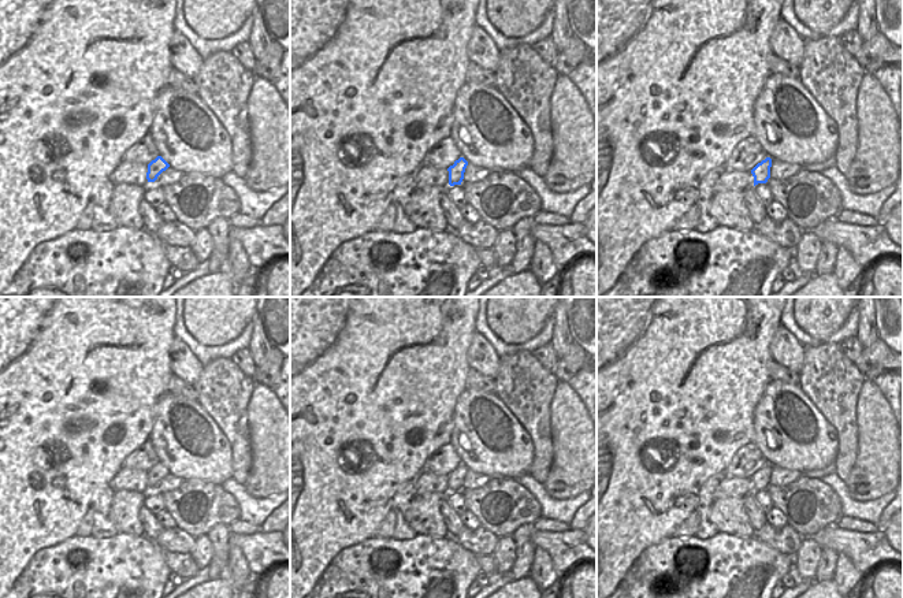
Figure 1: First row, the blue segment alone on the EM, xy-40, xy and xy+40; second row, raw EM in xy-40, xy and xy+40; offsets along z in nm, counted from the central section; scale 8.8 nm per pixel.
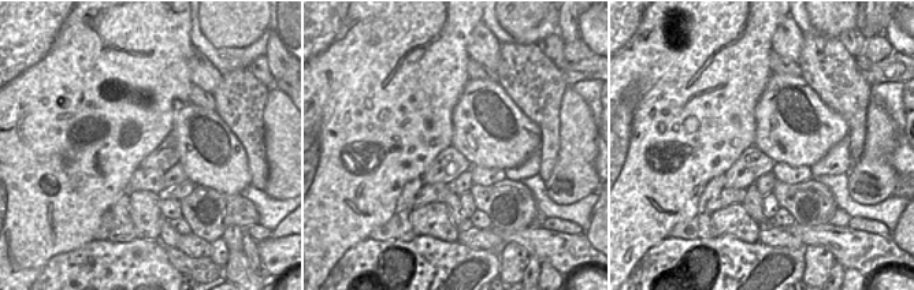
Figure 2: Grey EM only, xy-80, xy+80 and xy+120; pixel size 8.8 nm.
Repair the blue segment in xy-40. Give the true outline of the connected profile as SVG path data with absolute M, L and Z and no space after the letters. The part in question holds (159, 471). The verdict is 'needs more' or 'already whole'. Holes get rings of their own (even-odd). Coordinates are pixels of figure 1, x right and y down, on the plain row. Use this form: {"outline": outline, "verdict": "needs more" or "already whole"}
{"outline": "M157 463L148 471L148 479L146 479L148 489L155 489L157 483L168 473L170 471L161 463Z", "verdict": "already whole"}

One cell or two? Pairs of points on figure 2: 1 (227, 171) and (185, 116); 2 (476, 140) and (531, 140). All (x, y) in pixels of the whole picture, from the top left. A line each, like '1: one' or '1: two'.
1: one
2: one

